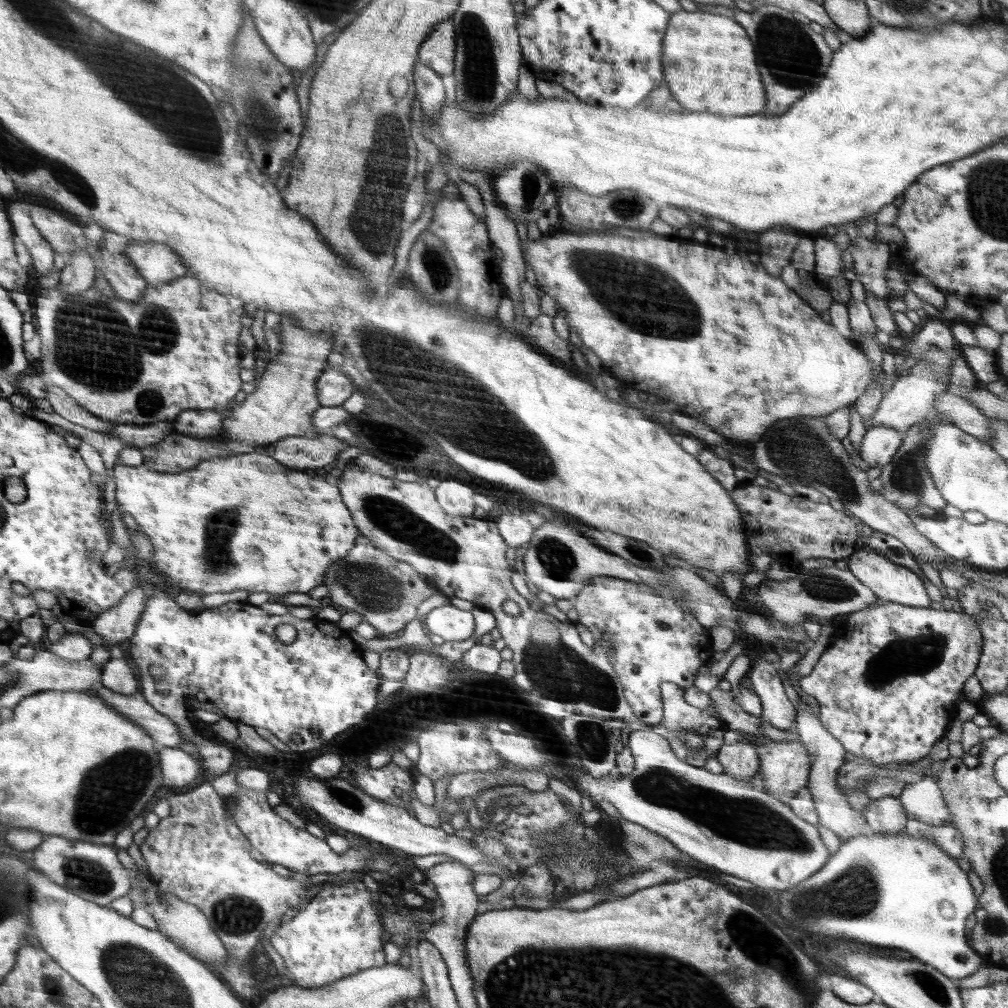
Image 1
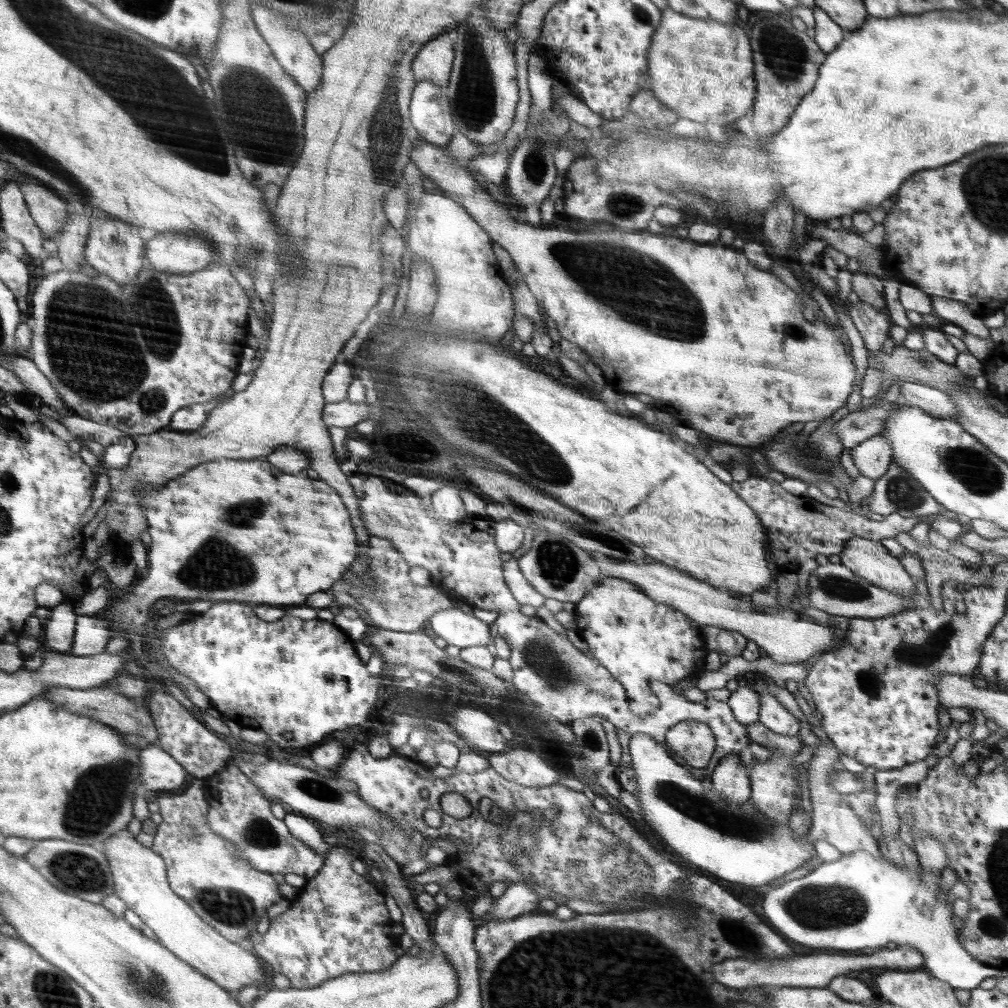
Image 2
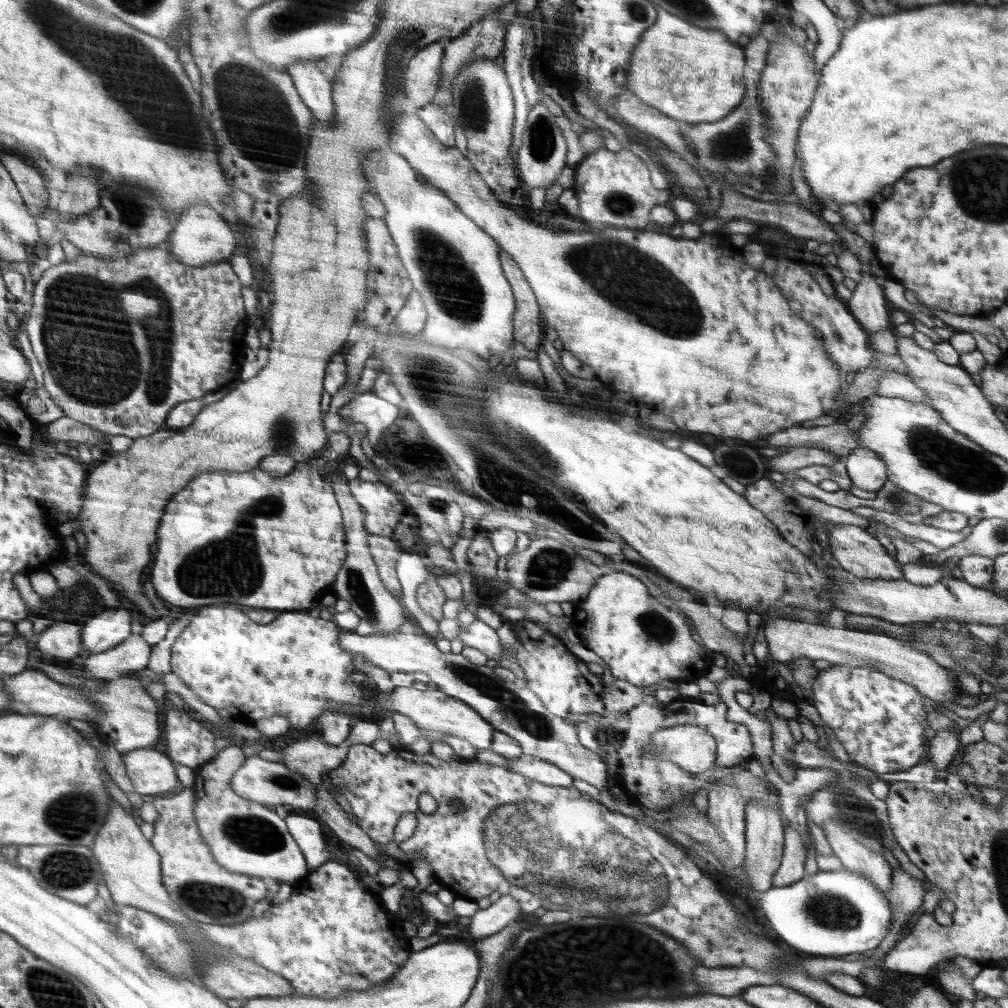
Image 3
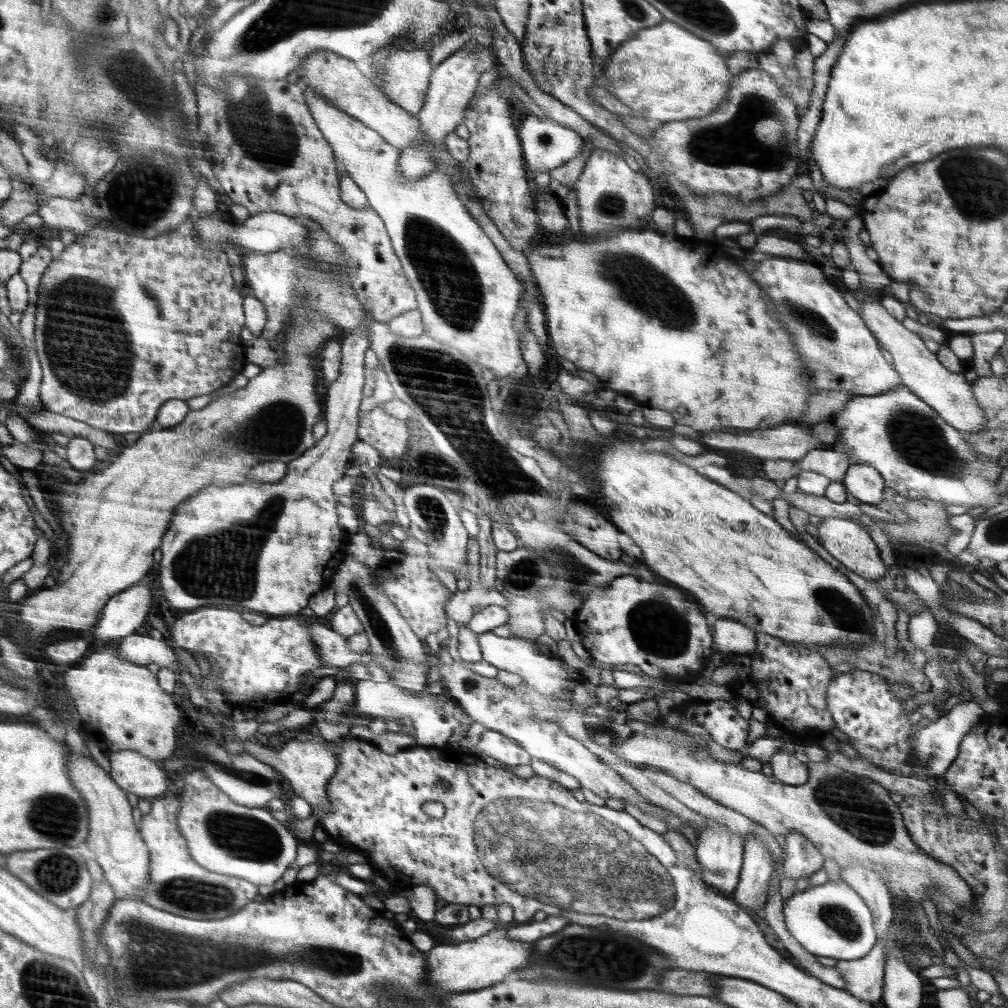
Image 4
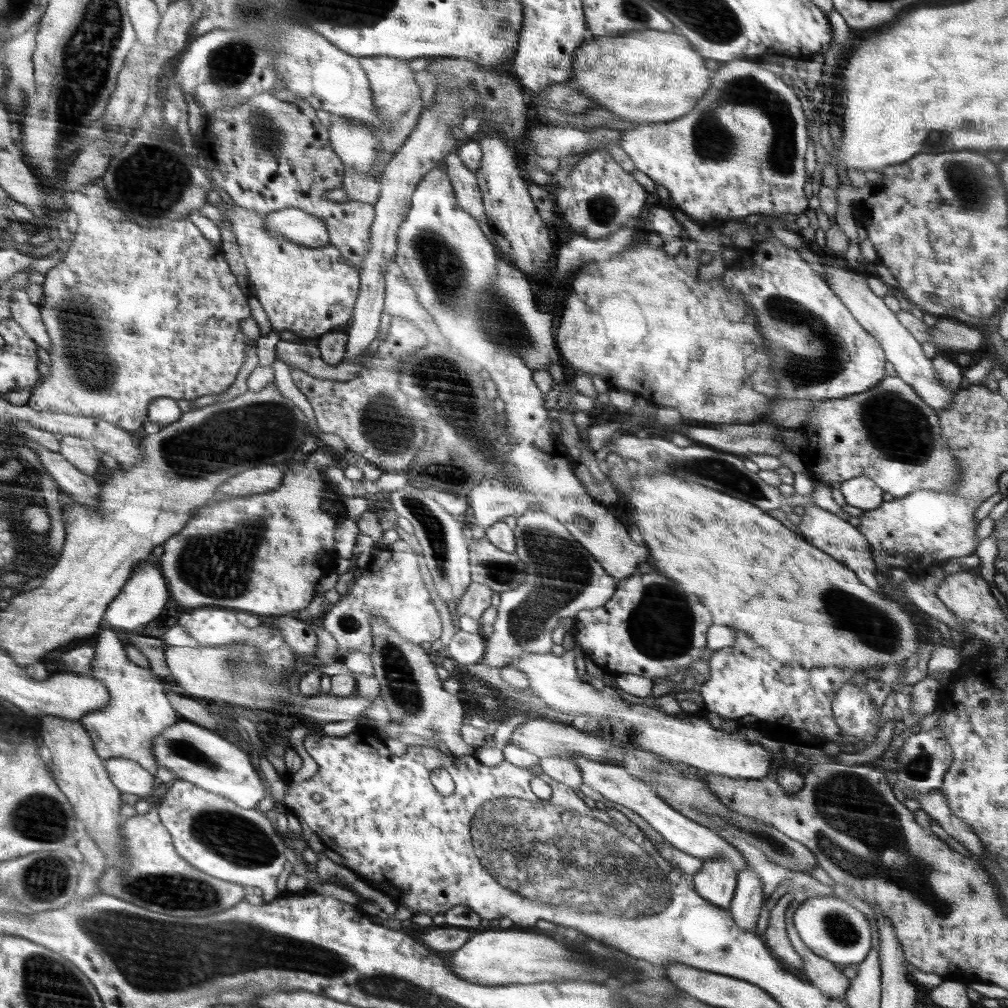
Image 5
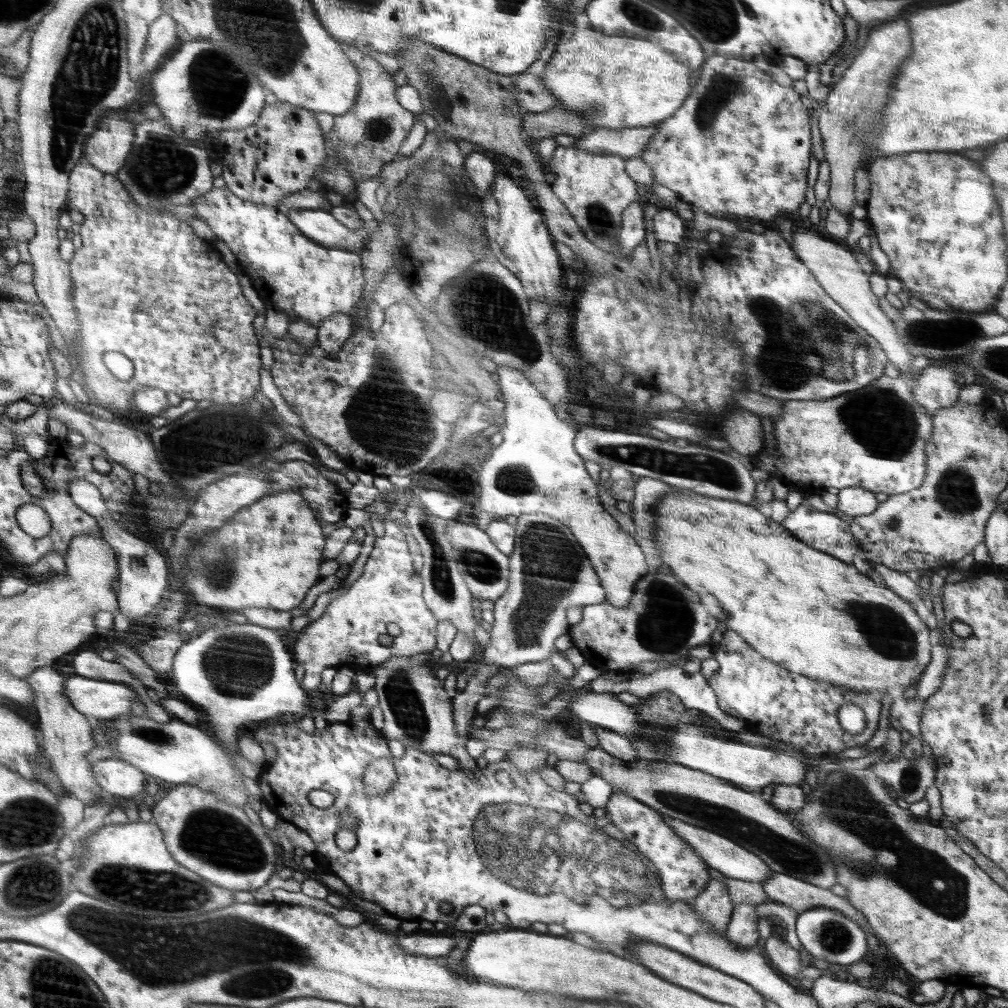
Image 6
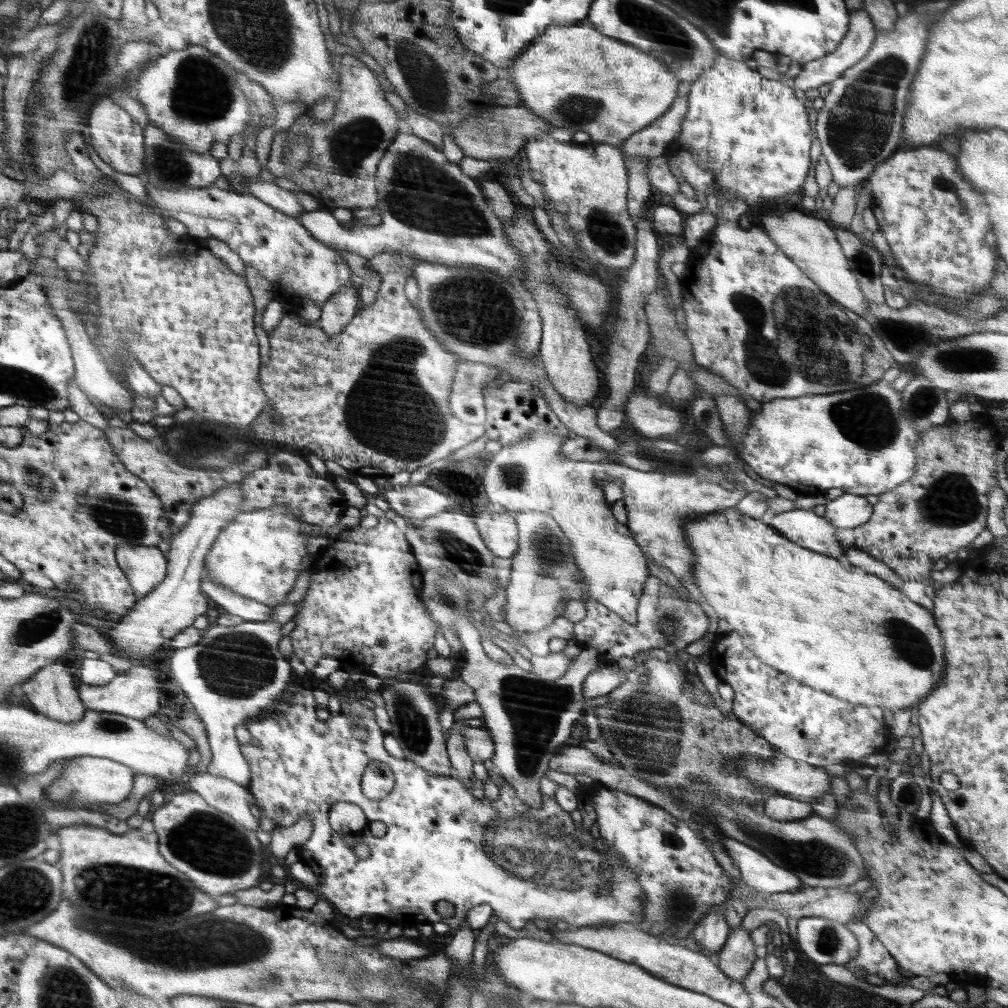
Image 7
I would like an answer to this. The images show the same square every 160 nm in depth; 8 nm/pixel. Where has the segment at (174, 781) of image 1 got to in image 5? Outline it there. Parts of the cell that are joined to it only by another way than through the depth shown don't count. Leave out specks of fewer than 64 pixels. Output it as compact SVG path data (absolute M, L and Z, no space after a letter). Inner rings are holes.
M110 758L104 760L109 770L109 777L123 793L137 794L140 797L150 796L154 776L140 763L130 758Z

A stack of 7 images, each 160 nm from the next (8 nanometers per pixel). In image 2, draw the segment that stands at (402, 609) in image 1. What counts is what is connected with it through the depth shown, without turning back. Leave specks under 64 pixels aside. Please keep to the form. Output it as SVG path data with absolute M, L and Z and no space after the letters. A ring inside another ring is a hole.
M371 536L368 553L354 559L343 574L339 589L350 594L368 614L373 629L399 632L415 632L427 629L430 618L439 610L450 610L456 601L454 596L444 592L440 585L418 586L408 578L409 564L392 543L385 538ZM367 563L369 570L367 572Z

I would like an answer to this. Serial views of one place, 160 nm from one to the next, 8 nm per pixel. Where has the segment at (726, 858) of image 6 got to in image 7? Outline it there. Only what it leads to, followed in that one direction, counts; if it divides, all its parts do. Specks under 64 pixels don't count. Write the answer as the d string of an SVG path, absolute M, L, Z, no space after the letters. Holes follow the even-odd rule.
M726 836L721 843L746 885L753 886L762 893L782 893L803 885L794 874L776 866L752 847Z

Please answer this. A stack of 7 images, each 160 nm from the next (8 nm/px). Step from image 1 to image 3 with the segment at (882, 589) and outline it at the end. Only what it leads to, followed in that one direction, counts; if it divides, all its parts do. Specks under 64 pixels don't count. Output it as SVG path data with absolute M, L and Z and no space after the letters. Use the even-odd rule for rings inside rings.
M840 524L829 532L830 549L833 561L842 569L860 578L882 579L887 581L903 578L903 569L895 560L888 544L880 536L872 536L865 529L854 524Z

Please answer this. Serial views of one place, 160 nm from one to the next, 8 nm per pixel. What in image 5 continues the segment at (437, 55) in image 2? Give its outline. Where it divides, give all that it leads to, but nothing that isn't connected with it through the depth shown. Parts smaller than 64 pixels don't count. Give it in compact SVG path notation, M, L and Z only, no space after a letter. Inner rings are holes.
M391 56L386 57L361 57L361 67L364 68L365 73L369 77L369 85L372 87L374 103L380 109L380 115L384 115L393 123L393 128L389 130L388 134L385 131L372 128L372 125L367 125L361 120L348 119L351 124L361 125L373 132L378 136L380 141L381 151L381 170L391 161L391 158L396 154L399 149L405 144L410 134L416 129L418 116L422 112L422 100L420 100L420 88L414 82L414 72L408 68L408 62L402 58L395 58Z

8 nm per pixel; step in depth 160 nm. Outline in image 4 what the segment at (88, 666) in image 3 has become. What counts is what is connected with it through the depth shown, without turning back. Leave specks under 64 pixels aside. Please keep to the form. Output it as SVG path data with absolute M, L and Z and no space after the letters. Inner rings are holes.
M132 634L116 644L119 655L137 665L158 664L160 667L172 669L180 674L180 662L174 655L173 647L164 640L151 638L150 634Z

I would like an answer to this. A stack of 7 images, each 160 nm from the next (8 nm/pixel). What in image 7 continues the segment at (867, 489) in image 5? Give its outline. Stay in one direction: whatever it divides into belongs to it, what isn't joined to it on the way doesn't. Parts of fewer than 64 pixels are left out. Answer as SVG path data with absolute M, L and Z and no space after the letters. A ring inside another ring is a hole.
M844 493L826 504L823 518L838 529L854 529L868 522L874 507L865 497Z

